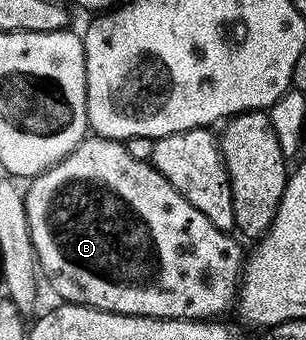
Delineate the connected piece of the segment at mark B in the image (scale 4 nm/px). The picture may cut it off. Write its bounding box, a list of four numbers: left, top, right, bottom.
[23,134,246,320]

